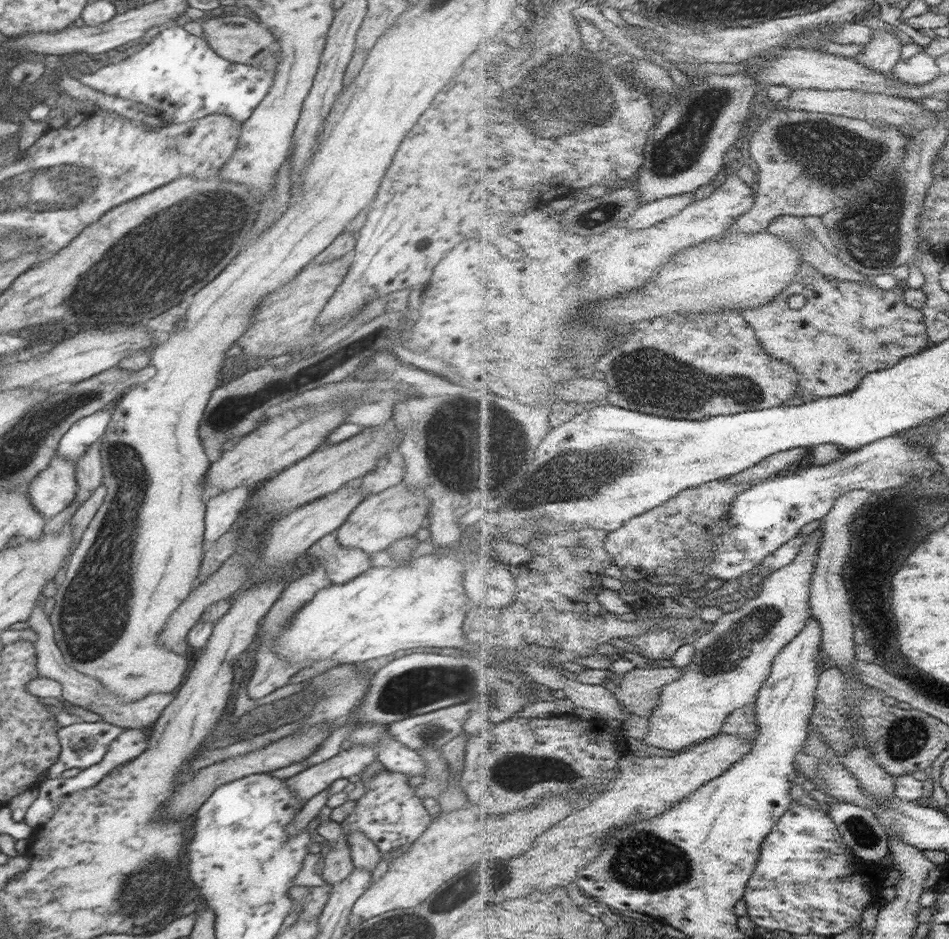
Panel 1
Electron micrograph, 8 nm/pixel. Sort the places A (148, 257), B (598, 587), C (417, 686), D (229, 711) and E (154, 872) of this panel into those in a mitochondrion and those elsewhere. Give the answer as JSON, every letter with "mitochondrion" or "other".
{"A":"mitochondrion","B":"other","C":"mitochondrion","D":"other","E":"mitochondrion"}

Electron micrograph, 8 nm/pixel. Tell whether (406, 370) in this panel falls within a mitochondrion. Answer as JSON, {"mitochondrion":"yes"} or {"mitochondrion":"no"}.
{"mitochondrion":"no"}

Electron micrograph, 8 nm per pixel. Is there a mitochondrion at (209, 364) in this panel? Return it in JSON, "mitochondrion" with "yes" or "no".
{"mitochondrion":"no"}

